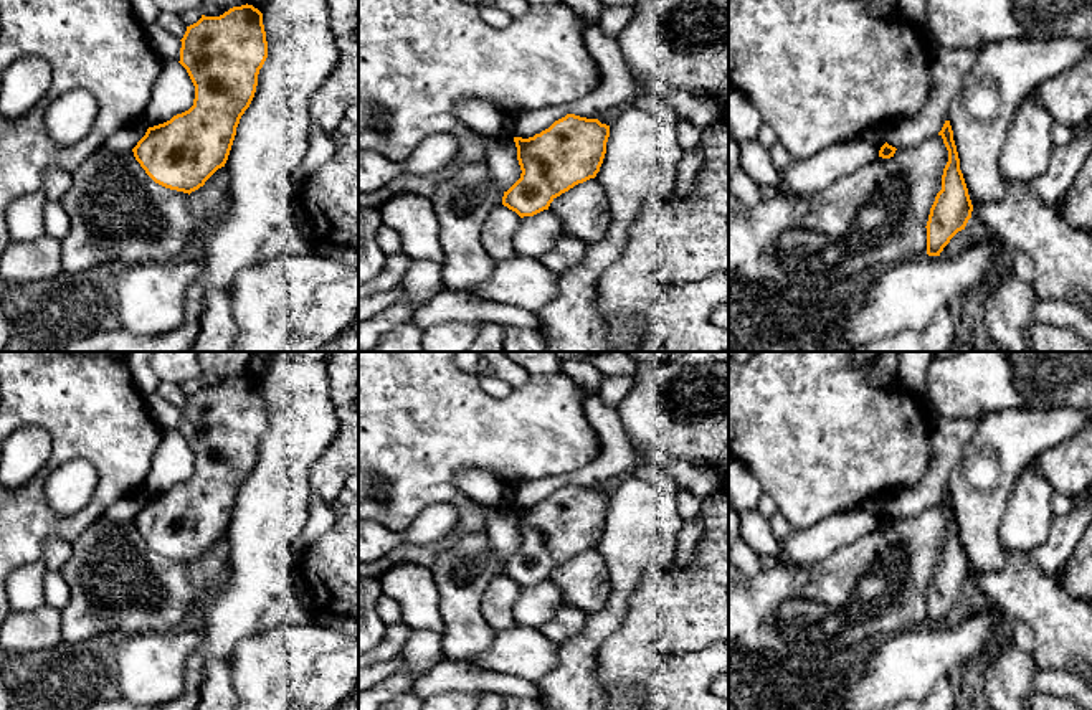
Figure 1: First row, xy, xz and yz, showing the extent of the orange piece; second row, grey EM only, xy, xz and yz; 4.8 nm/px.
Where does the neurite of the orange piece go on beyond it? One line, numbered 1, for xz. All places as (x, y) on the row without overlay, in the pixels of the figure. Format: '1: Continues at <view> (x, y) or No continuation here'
1: No continuation here

